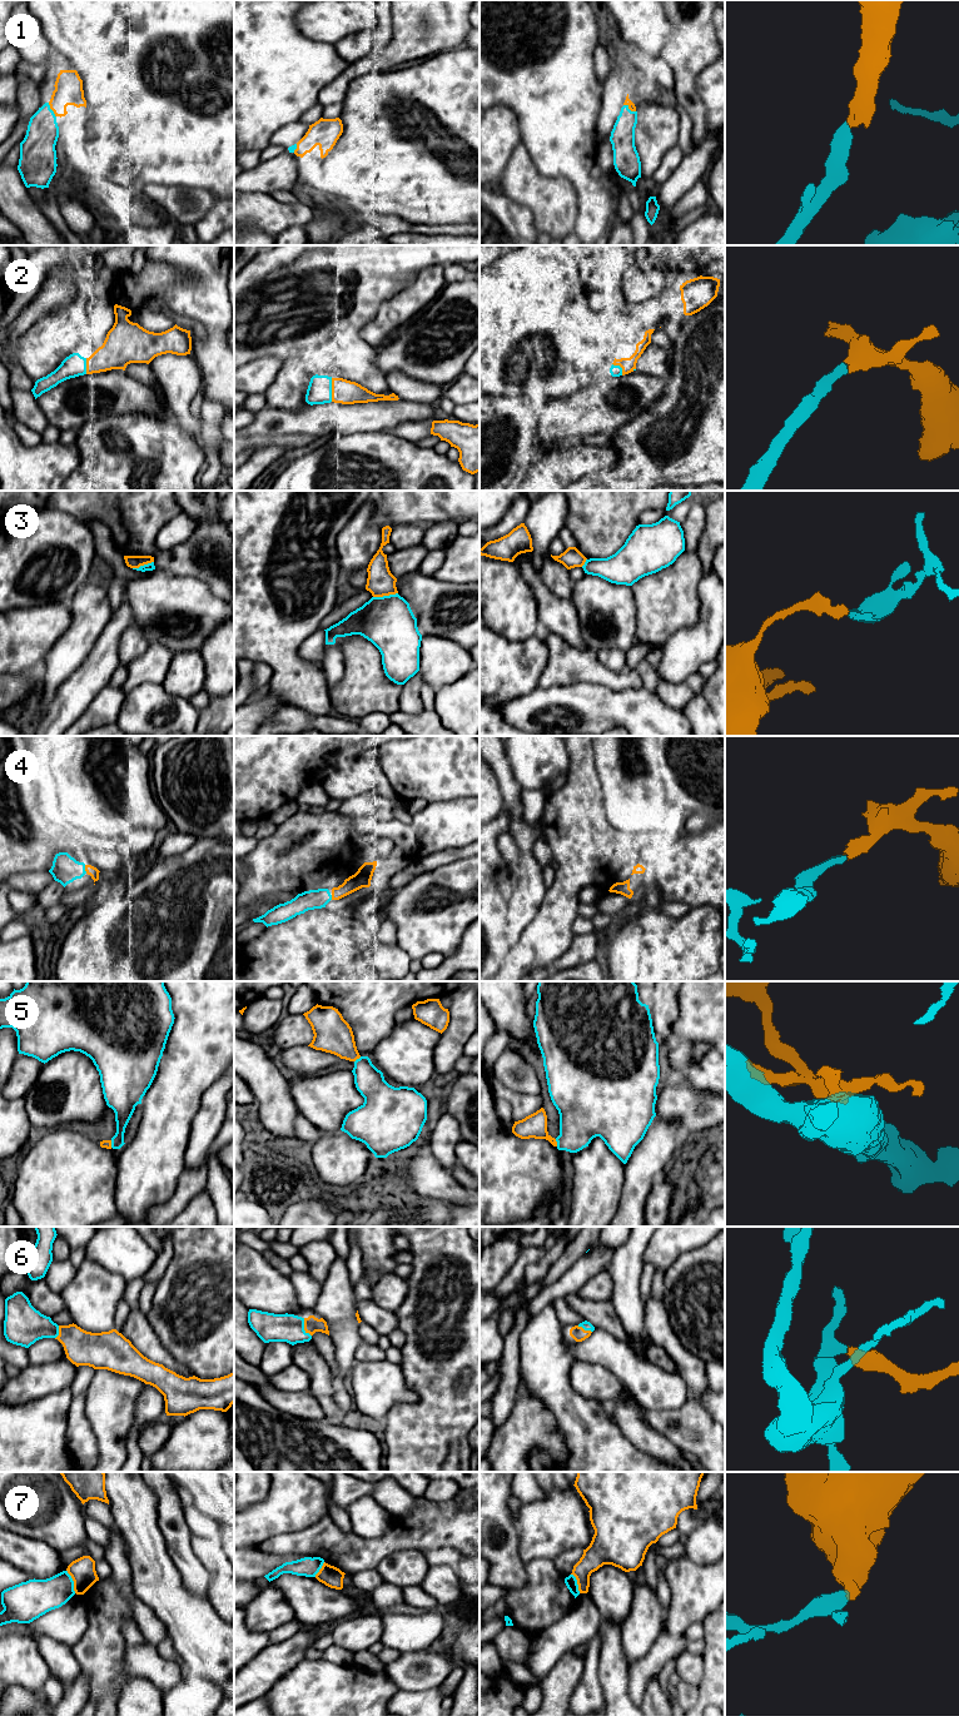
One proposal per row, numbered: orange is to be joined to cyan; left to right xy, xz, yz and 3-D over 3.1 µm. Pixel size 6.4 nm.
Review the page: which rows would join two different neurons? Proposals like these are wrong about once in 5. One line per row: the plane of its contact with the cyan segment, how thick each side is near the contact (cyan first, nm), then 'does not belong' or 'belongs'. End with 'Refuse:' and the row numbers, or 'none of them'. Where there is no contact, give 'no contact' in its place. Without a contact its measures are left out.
1: yz | 160/50 nm | belongs
2: xz | 160/160 nm | belongs
3: xz | 340/180 nm | does not belong
4: xy | 180/70 nm | belongs
5: yz | 320/160 nm | belongs
6: xz | 190/110 nm | belongs
7: xy | 220/160 nm | does not belong
Refuse: 3, 7

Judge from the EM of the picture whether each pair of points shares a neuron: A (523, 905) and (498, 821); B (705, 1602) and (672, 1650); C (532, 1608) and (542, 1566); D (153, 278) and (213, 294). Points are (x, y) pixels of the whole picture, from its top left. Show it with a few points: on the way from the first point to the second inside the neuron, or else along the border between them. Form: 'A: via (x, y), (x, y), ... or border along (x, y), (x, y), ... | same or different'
A: border along (503, 811), (510, 817), (508, 832) | different
B: via (692, 1611), (675, 1629), (672, 1637) | same
C: via (542, 1598), (542, 1576) | same
D: border along (153, 260), (195, 278), (174, 280), (164, 304) | different

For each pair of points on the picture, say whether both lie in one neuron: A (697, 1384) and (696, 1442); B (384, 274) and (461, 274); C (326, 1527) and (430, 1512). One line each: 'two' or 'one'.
A: one
B: two
C: one

